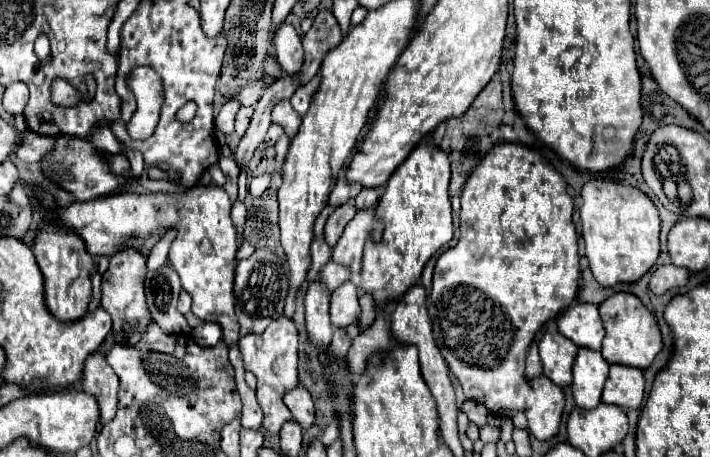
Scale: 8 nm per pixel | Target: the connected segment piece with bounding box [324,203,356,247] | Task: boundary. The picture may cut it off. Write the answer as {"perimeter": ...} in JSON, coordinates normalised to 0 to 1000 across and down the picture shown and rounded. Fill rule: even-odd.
{"perimeter":[[[496,444],[479,449],[479,453],[473,453],[473,457],[465,466],[465,475],[462,475],[462,484],[459,484],[459,497],[456,497],[456,523],[459,523],[459,532],[462,532],[465,540],[473,536],[476,519],[482,514],[485,497],[490,492],[490,484],[493,484],[499,470],[501,470],[501,453],[499,453]]]}

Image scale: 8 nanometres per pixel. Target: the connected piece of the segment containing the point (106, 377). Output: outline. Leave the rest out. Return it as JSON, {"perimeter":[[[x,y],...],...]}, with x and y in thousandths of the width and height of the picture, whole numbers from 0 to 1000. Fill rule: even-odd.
{"perimeter":[[[132,768],[121,794],[115,816],[115,856],[124,864],[132,864],[138,873],[141,891],[141,926],[152,926],[163,908],[163,882],[166,882],[166,825],[152,803],[146,777],[141,768]]]}

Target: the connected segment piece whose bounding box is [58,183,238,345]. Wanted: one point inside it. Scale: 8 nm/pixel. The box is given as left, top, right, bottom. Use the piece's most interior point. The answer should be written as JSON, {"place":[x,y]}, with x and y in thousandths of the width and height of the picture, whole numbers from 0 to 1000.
{"place":[283,470]}

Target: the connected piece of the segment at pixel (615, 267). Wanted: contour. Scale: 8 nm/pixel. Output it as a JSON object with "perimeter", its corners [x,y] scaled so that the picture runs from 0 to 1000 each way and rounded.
{"perimeter":[[[831,392],[823,400],[817,431],[823,554],[839,615],[851,628],[899,615],[930,558],[930,470],[918,435],[896,409],[879,409],[854,392]]]}

